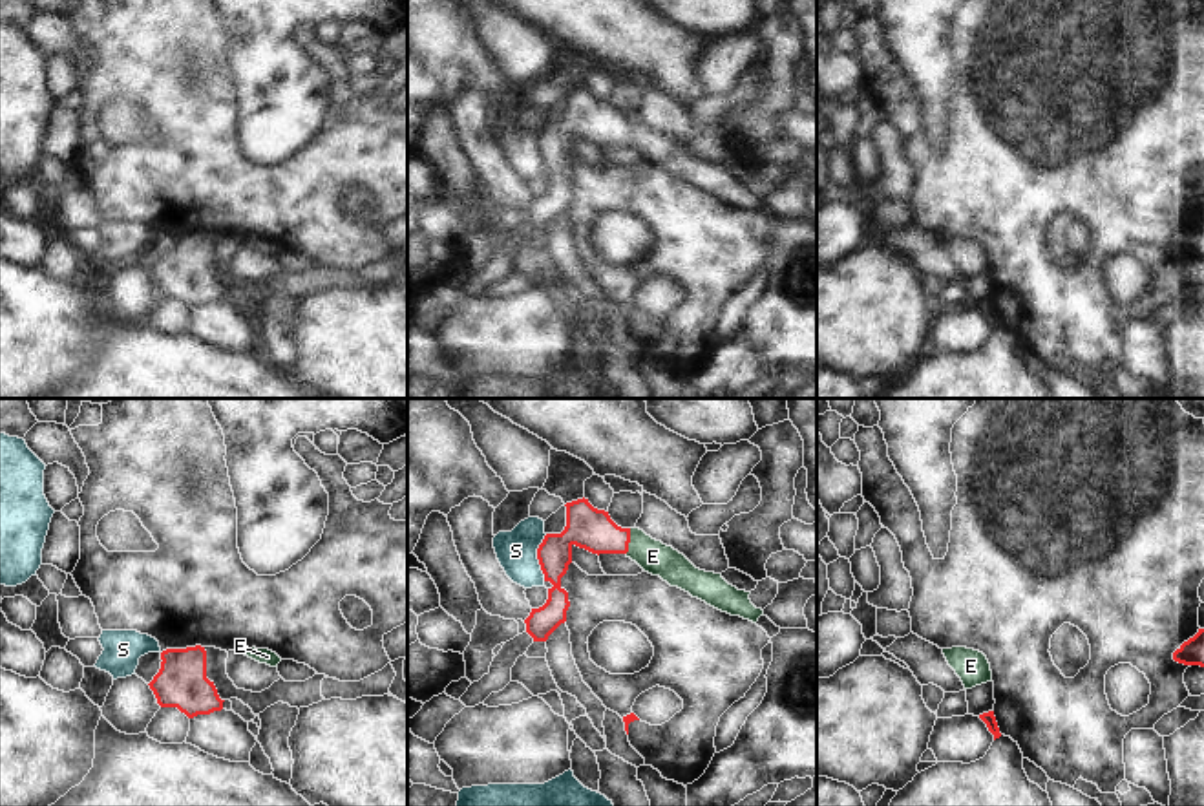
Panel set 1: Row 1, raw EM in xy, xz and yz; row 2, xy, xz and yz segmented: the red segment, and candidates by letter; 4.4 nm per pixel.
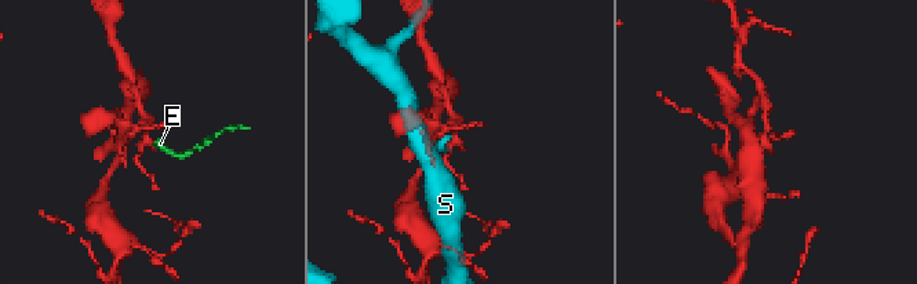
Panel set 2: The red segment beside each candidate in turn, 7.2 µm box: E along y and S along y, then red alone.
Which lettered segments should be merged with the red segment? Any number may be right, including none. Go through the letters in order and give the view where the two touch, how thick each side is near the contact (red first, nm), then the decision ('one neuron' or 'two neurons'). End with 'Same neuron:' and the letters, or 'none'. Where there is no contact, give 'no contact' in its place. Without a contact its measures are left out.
E: meets red in xz; 190 nm thick on the red side, 150 nm on the other; one neuron
S: meets red in xz; 180 nm thick on the red side, 180 nm on the other; two neurons
Same neuron: E

